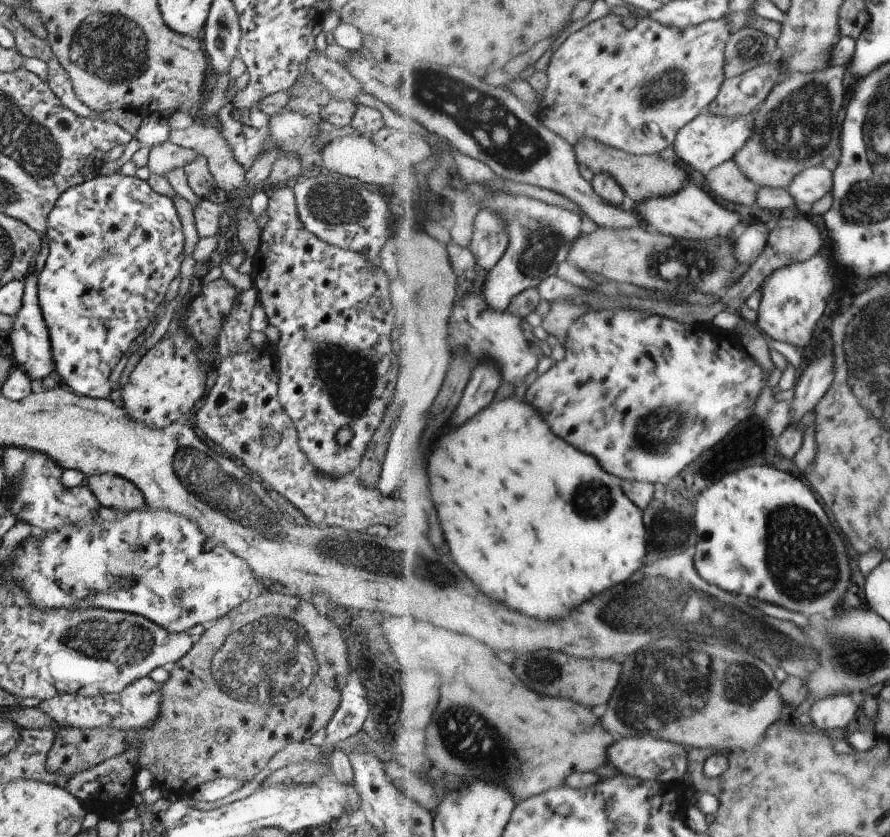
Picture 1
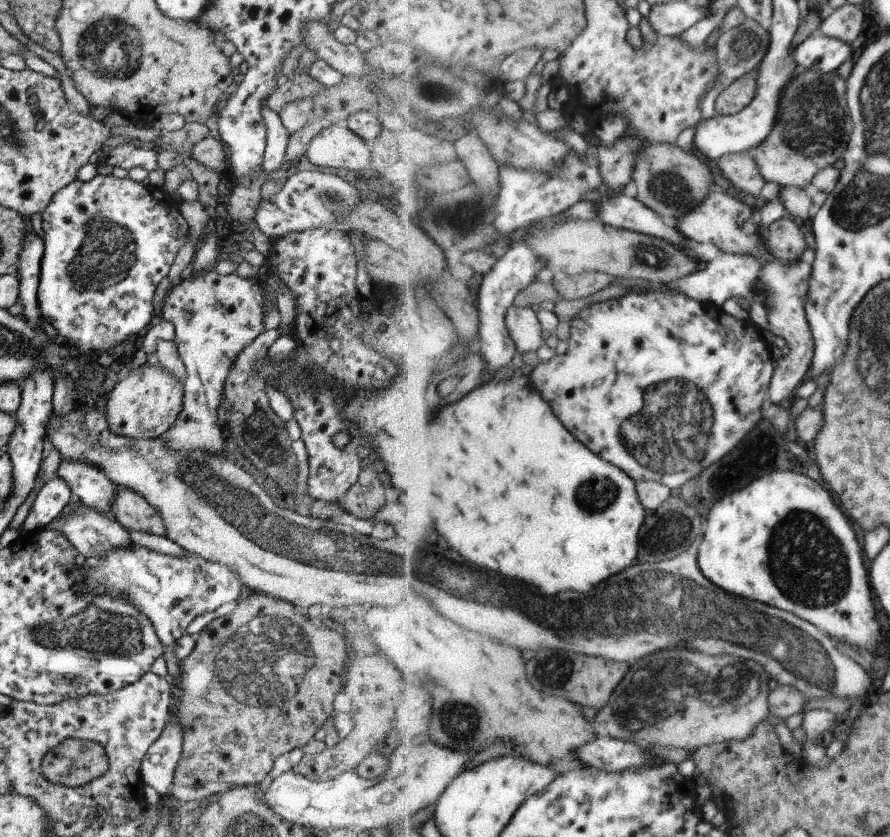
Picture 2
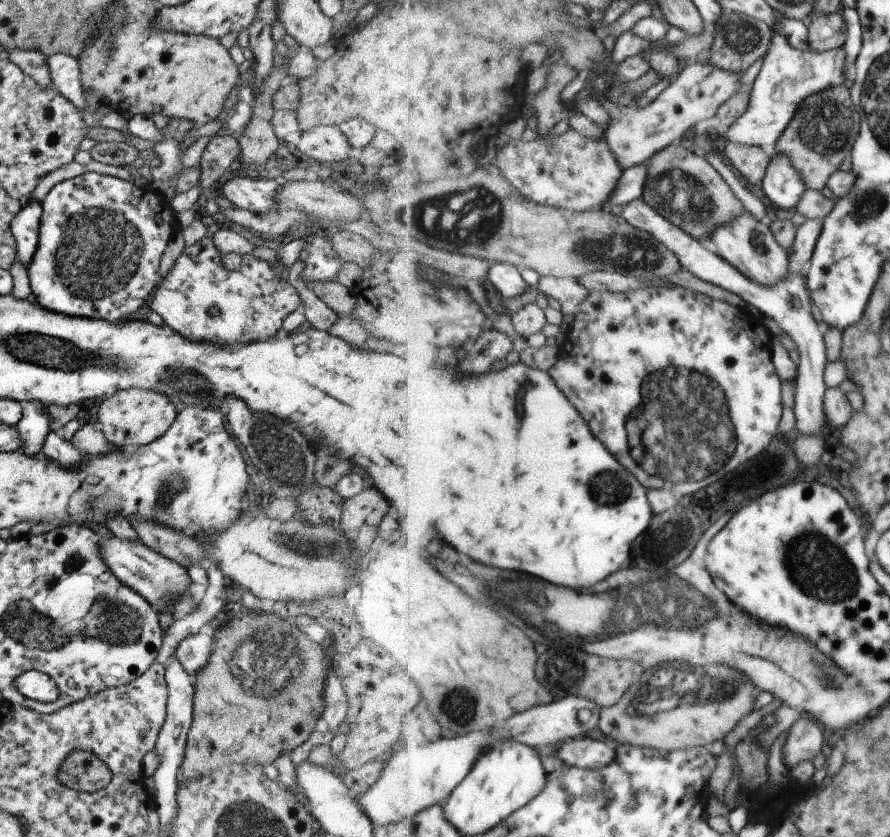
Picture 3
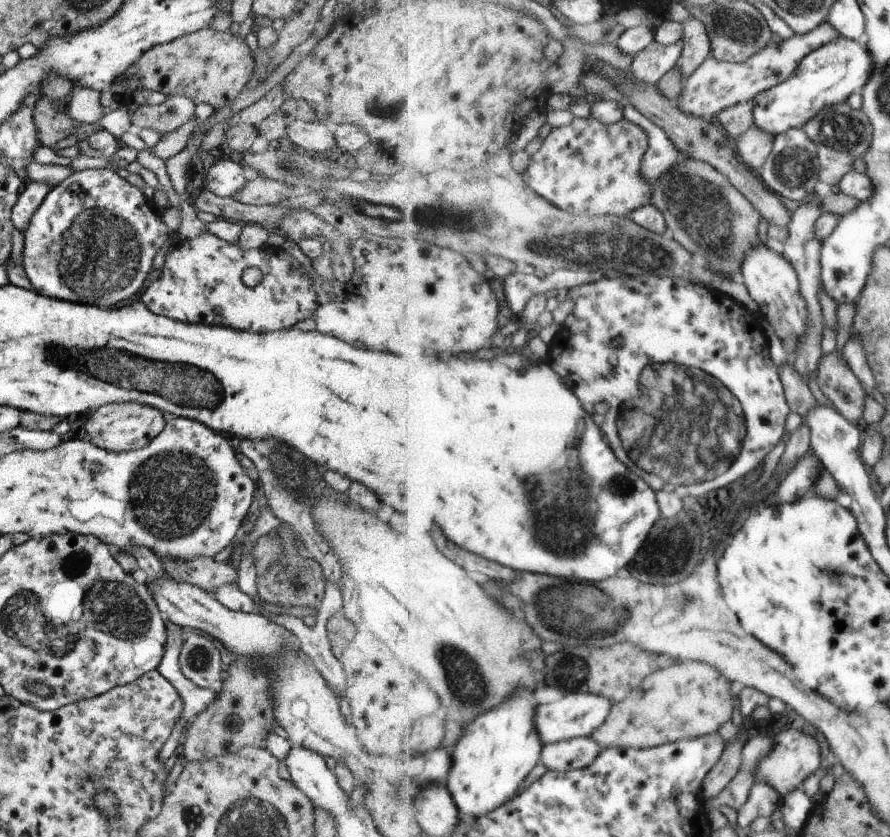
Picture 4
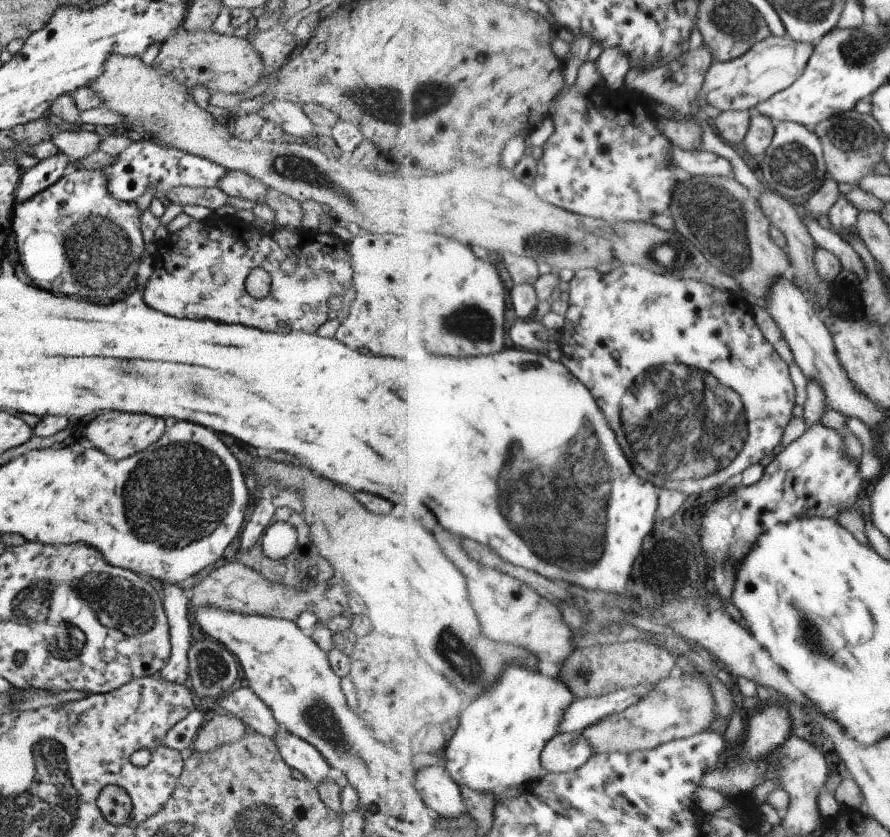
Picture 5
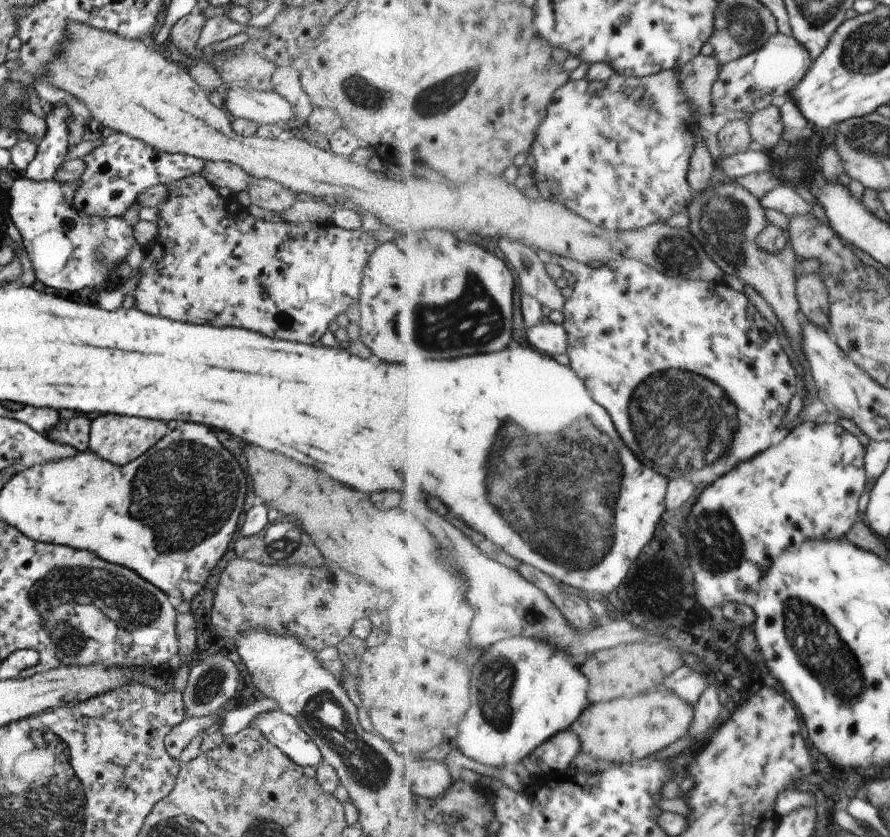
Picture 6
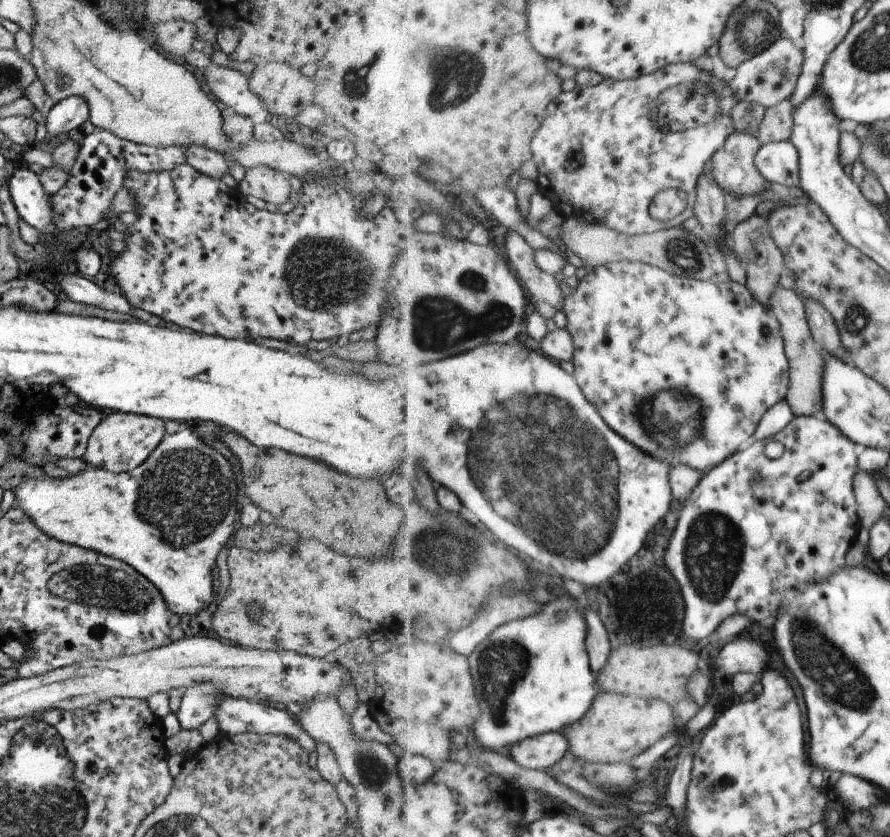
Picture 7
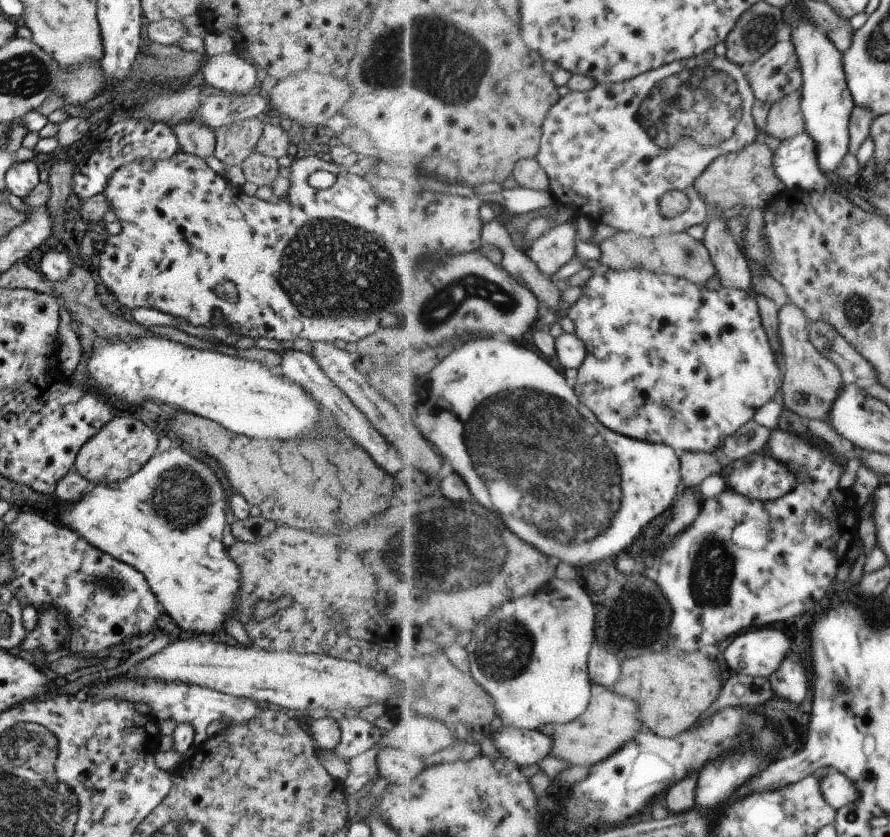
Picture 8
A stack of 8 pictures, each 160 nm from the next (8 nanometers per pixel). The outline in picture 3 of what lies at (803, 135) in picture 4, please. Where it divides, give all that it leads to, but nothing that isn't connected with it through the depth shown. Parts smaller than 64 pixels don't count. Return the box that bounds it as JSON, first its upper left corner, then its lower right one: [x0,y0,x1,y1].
[764,150,808,208]

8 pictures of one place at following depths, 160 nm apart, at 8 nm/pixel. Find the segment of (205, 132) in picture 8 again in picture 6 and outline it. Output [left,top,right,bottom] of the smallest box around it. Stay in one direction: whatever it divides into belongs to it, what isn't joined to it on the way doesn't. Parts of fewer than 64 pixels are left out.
[201,161,249,197]

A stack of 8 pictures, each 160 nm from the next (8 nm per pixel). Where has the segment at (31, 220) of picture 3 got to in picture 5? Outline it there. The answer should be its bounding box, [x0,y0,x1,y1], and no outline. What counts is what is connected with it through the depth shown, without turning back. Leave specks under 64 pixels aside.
[14,151,68,205]

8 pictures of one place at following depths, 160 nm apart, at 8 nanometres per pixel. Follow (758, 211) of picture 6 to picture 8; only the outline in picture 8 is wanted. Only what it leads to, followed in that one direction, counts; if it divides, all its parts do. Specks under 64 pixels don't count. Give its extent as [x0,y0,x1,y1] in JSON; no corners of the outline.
[780,302,845,421]

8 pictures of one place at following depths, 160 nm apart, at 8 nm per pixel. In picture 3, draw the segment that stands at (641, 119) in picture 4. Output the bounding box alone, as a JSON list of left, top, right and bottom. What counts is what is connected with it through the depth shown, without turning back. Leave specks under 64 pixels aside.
[606,162,649,211]

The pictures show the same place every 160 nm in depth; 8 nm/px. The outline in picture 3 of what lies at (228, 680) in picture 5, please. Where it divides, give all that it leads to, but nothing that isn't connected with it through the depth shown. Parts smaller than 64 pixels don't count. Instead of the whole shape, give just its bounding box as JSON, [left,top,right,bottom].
[174,633,214,676]

